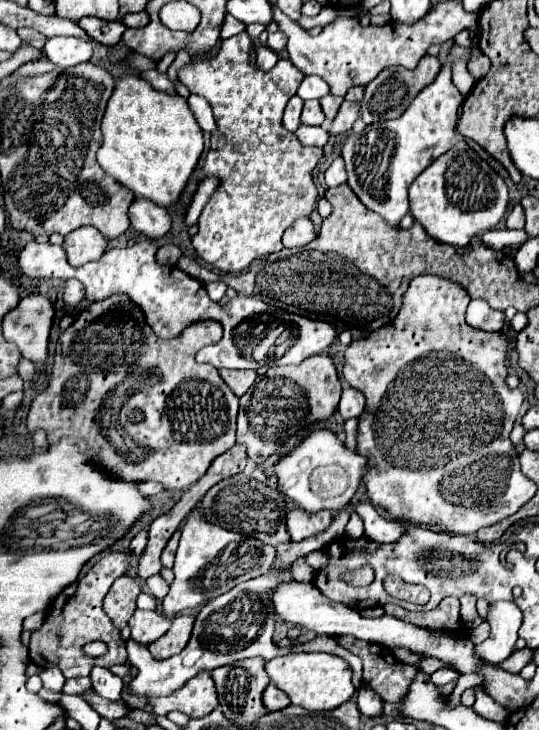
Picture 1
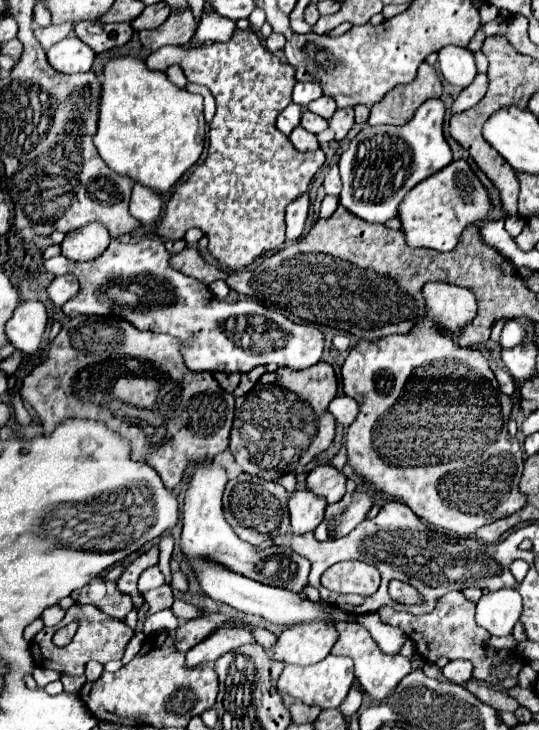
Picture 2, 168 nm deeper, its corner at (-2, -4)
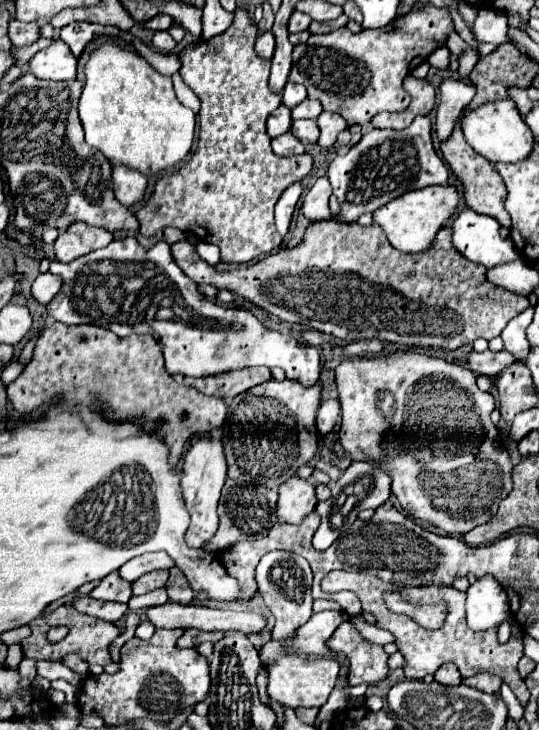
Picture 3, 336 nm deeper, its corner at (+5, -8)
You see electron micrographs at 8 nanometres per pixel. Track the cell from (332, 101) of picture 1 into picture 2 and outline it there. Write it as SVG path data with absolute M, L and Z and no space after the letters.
M322 96L320 100L314 100L310 106L308 106L308 110L312 110L312 112L318 112L322 118L326 118L326 120L330 120L332 116L334 116L334 112L336 112L336 102L332 100L332 98L328 98L328 96Z

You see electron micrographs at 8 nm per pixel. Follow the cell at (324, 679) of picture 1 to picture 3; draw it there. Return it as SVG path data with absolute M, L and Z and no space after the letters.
M281 656L271 668L269 668L269 684L267 692L269 696L279 702L285 708L311 708L311 706L323 706L335 686L339 666L335 660L303 660L299 656Z

